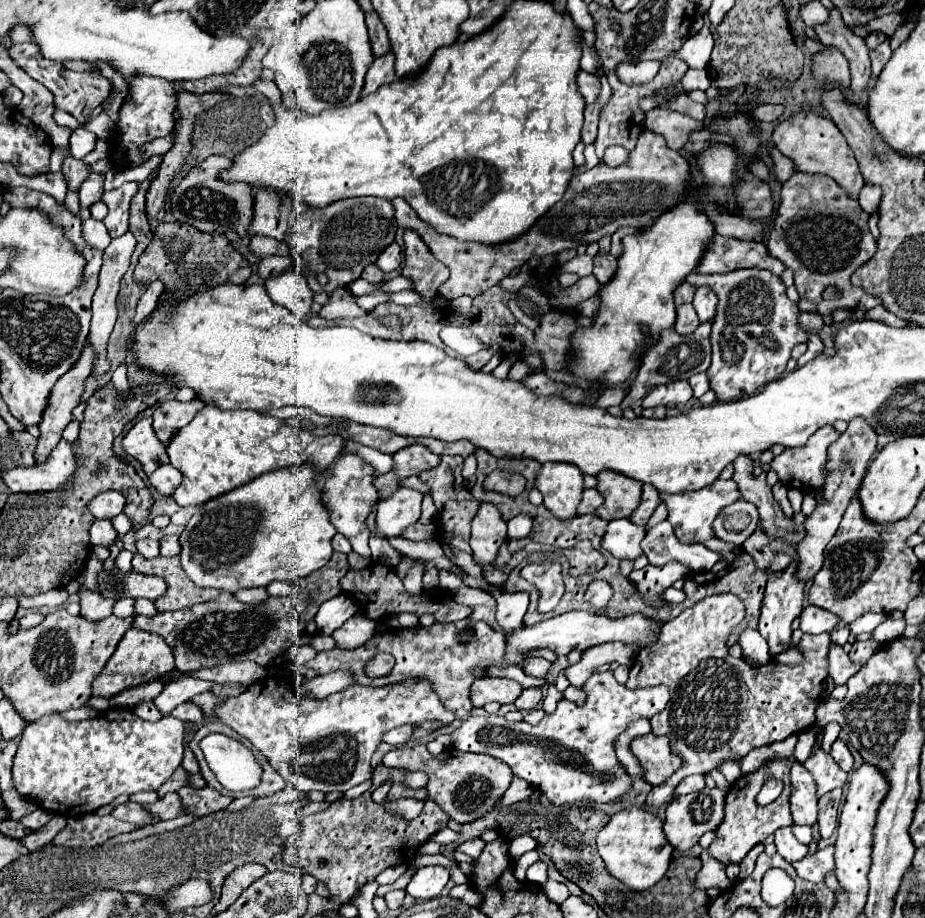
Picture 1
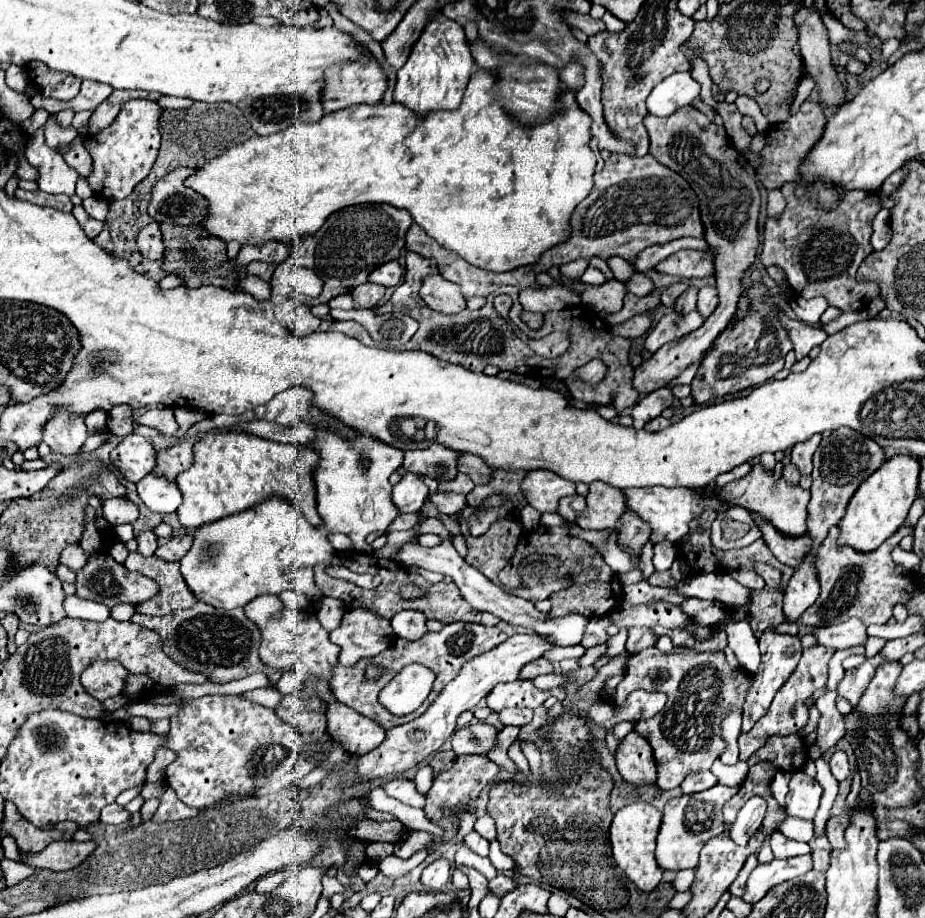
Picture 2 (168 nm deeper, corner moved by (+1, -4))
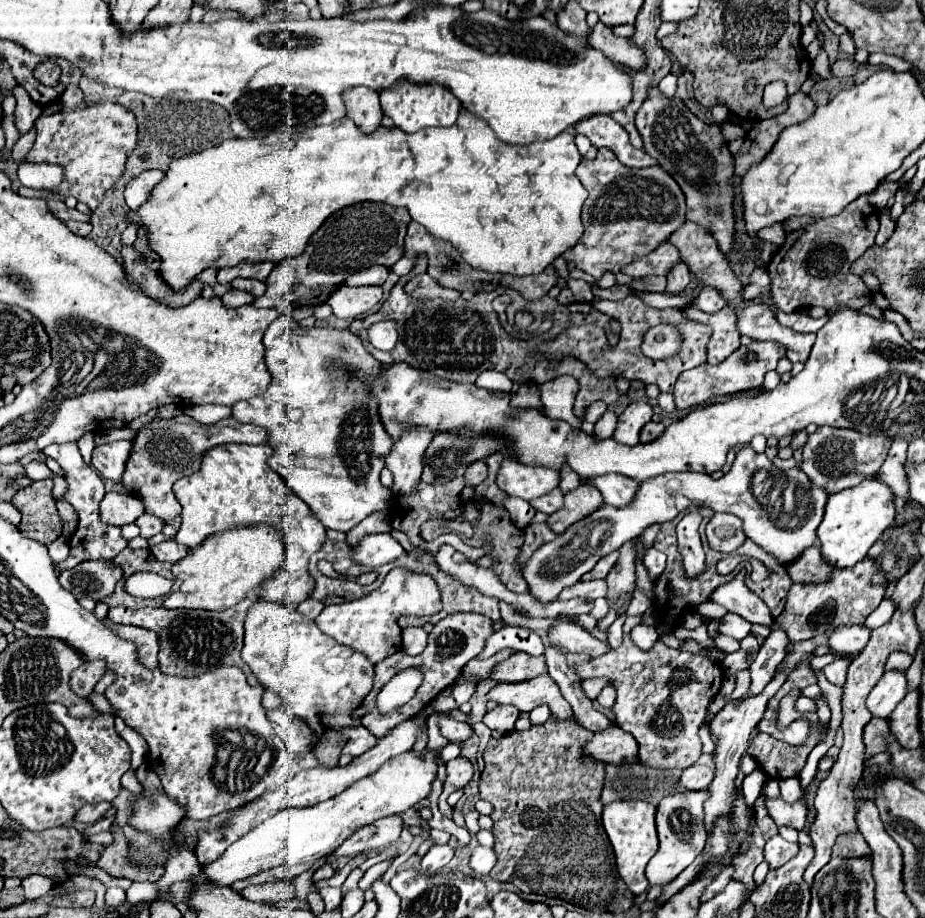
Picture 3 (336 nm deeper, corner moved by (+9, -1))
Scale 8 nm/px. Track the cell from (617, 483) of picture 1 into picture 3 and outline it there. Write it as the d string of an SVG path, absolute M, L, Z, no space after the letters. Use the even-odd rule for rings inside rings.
M588 482L564 494L564 506L548 516L548 526L554 534L562 534L574 522L586 518L602 504L602 494Z

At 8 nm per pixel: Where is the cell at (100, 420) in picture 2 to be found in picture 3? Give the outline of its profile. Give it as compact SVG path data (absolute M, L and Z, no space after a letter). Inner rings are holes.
M86 434L78 440L78 450L82 454L82 458L86 460L86 466L90 466L90 456L94 450L94 434Z

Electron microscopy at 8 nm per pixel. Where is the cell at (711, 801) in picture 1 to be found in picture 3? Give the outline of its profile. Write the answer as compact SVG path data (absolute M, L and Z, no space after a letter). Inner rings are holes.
M680 792L666 796L658 804L656 828L660 836L660 848L646 866L646 878L650 886L664 886L672 882L684 868L688 868L694 858L704 848L704 822L702 822L702 802L706 792Z

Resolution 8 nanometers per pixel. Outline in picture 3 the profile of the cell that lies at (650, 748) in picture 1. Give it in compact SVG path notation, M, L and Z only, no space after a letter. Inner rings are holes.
M610 724L606 730L596 732L594 738L582 746L582 752L604 764L622 764L634 762L638 756L638 744L632 734Z

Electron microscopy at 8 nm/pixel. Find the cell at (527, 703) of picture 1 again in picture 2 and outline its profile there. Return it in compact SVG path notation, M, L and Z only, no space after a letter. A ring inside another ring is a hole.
M504 709L500 711L500 721L504 725L526 725L532 721L532 709Z

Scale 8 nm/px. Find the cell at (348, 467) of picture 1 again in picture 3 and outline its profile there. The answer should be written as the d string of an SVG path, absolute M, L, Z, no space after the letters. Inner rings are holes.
M278 316L268 326L264 346L272 382L264 394L236 402L232 406L232 418L244 424L262 426L268 432L268 444L274 450L268 466L292 486L326 528L348 532L368 514L388 510L392 492L380 484L380 470L384 468L384 458L390 452L392 438L378 416L378 400L372 394L372 378L380 374L380 362L350 330L336 330L330 326L306 330L288 316ZM332 362L348 368L348 380L344 384L334 382L326 372L326 366Z

